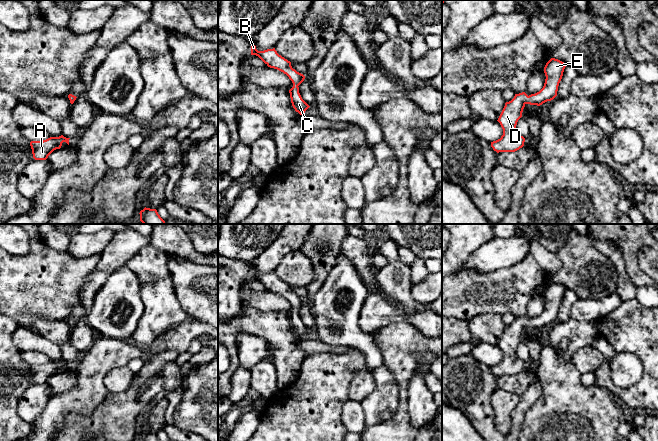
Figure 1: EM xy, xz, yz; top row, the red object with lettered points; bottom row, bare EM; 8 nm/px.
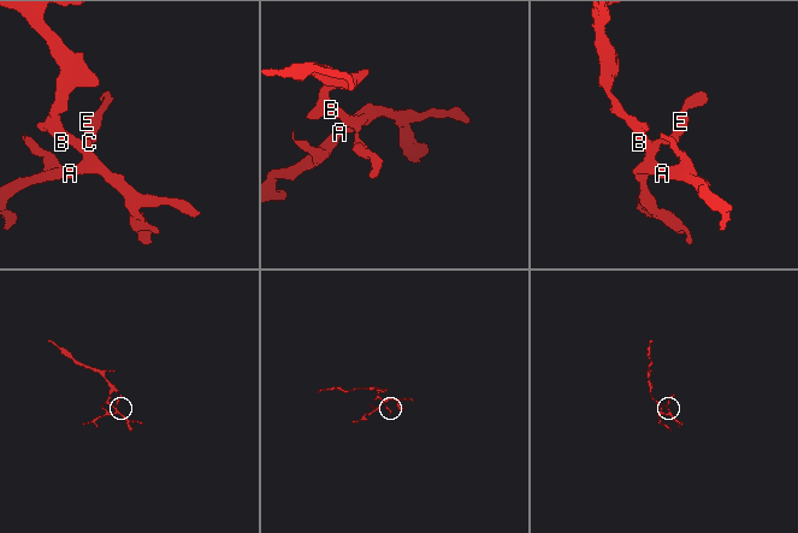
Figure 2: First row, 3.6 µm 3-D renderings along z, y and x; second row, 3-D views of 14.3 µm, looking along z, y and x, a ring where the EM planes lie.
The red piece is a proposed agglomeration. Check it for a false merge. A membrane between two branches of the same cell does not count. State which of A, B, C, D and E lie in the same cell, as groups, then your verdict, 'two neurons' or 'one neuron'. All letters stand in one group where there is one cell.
A B C D E | one neuron

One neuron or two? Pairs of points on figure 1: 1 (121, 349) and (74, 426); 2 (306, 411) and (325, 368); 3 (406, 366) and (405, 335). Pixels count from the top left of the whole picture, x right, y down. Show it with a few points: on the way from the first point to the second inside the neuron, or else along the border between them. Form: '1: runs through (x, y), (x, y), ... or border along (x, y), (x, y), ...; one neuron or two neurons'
1: border along (102, 403), (89, 414), (67, 413), (61, 427); two neurons
2: runs through (314, 400), (321, 389), (322, 379); one neuron
3: runs through (405, 358), (405, 343); one neuron

